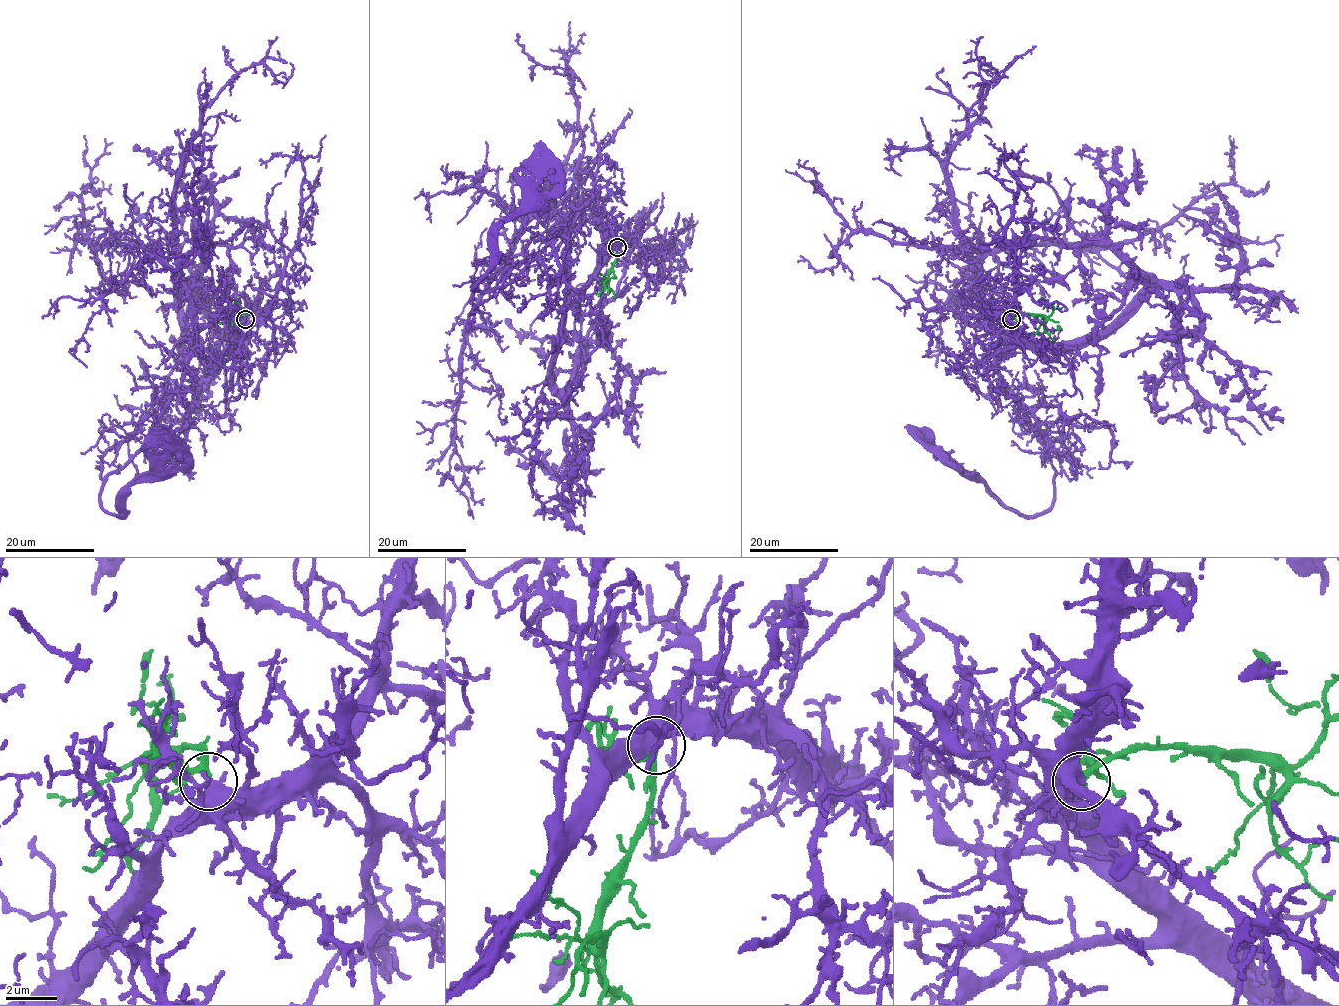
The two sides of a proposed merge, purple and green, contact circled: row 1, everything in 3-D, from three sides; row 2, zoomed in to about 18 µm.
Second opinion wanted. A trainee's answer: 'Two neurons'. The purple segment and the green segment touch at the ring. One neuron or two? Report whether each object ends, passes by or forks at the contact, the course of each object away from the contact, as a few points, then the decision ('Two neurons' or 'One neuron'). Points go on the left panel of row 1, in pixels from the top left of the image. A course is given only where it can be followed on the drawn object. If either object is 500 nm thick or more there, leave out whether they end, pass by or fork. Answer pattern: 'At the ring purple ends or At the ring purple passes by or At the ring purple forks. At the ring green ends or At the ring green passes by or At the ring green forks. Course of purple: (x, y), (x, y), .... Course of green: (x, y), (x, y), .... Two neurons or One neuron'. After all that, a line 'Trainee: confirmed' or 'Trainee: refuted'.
Course of purple: (246, 319), (202, 357), (181, 282), (145, 248), (94, 247), (84, 208), (77, 236), (97, 240), (97, 256). Course of green: (246, 319), (243, 314), (238, 314), (232, 334), (227, 329), (228, 326). One neuron
Trainee: refuted

